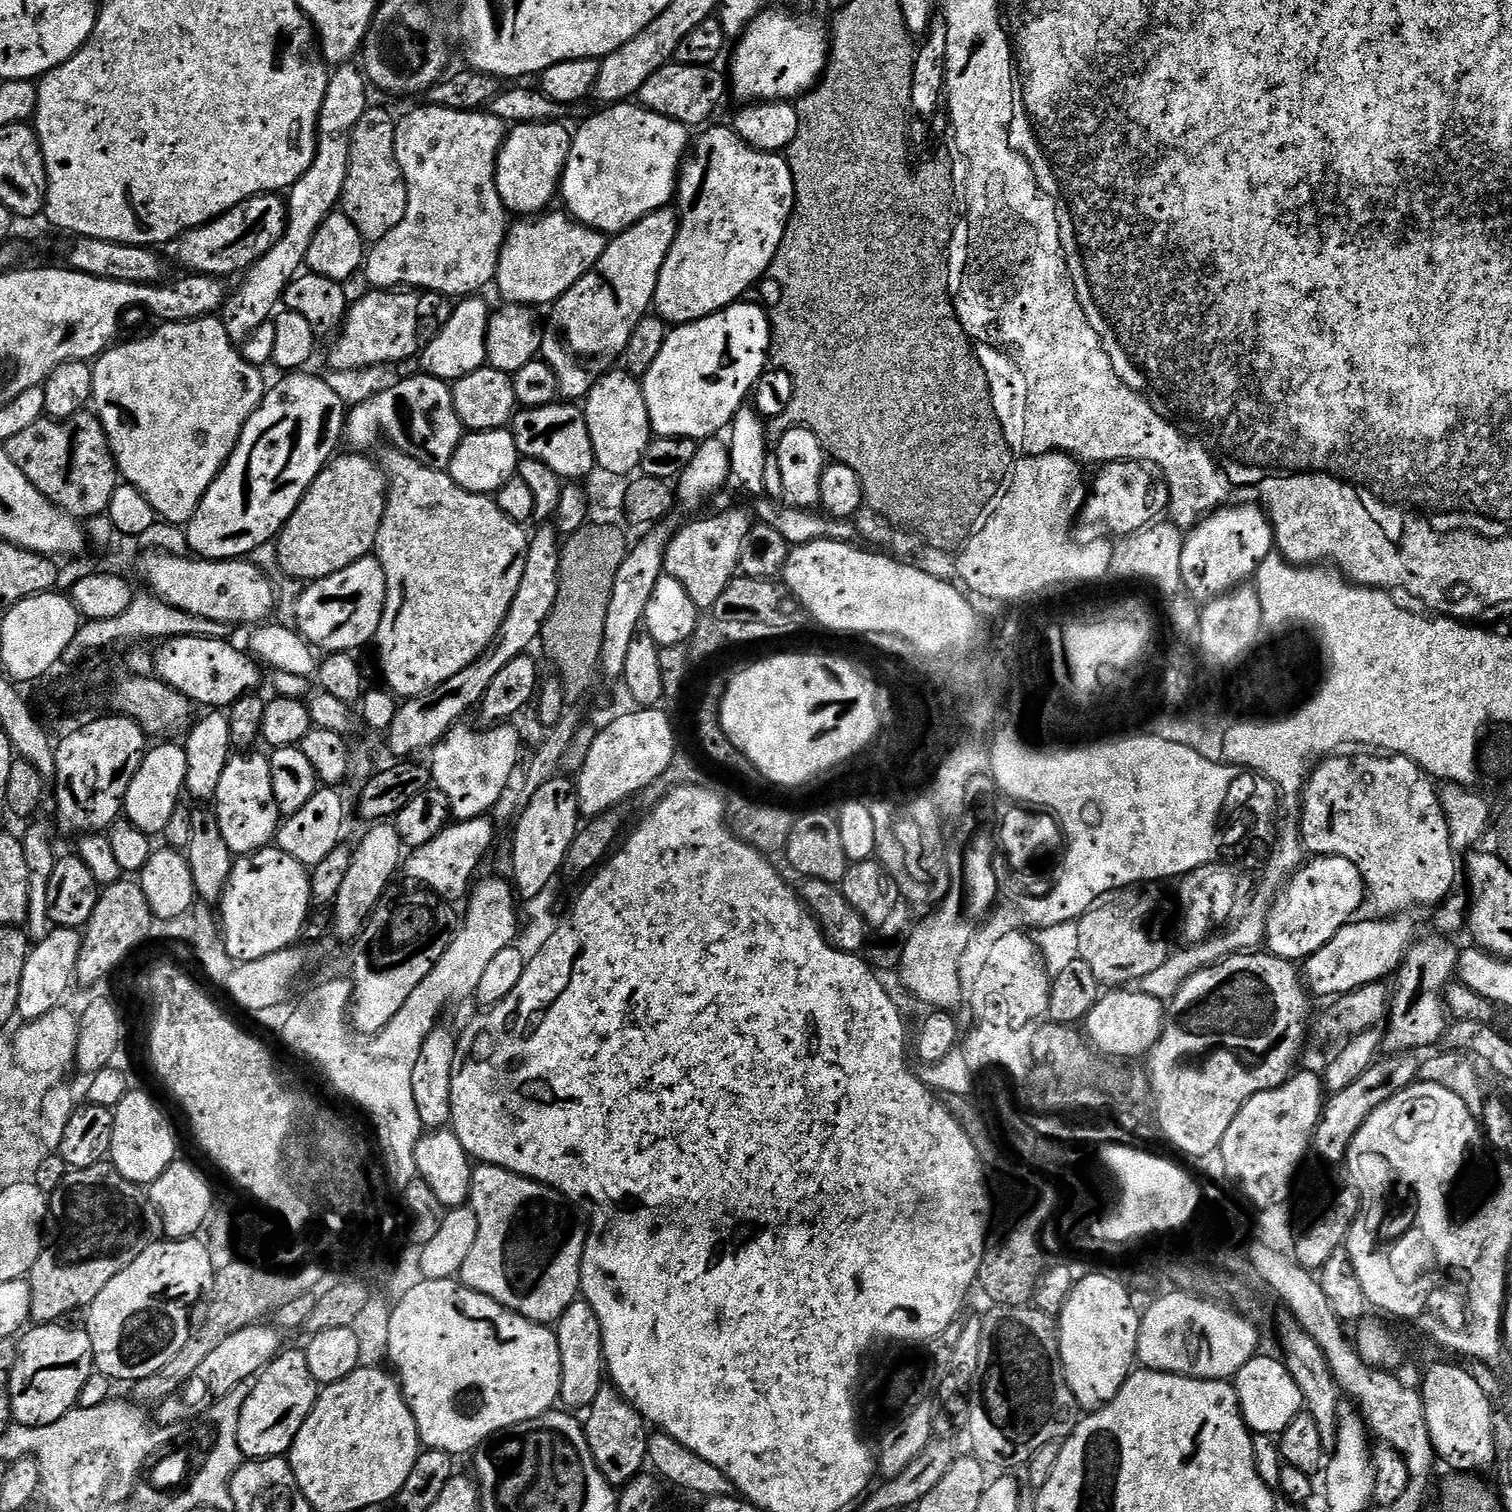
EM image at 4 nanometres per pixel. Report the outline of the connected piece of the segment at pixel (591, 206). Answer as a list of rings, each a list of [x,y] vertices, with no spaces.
[[[636,102],[613,104],[600,111],[583,121],[577,127],[580,129],[575,129],[570,158],[564,167],[564,177],[560,179],[558,192],[562,200],[564,196],[563,207],[573,220],[579,220],[587,228],[615,234],[625,232],[646,214],[667,208],[673,203],[680,165],[690,147],[690,136],[688,140],[689,129],[685,125],[652,112],[649,108],[642,108]]]

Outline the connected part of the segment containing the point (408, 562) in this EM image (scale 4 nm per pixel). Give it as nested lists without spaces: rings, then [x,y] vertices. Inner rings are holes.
[[[385,447],[382,467],[385,476],[388,477],[388,501],[382,514],[382,522],[378,526],[378,538],[374,555],[379,560],[382,570],[386,574],[386,602],[382,622],[376,631],[374,648],[380,651],[380,668],[384,671],[383,683],[397,697],[411,698],[423,696],[431,688],[437,688],[442,682],[454,678],[458,670],[466,670],[470,662],[478,659],[485,650],[492,645],[492,639],[498,634],[506,614],[510,610],[510,602],[514,602],[514,594],[518,594],[518,586],[522,582],[522,570],[526,570],[526,554],[528,553],[529,533],[521,525],[516,524],[502,510],[498,510],[495,499],[491,495],[480,496],[476,492],[467,492],[454,482],[454,478],[447,471],[439,468],[431,468],[414,458],[410,458],[401,452],[399,448]]]

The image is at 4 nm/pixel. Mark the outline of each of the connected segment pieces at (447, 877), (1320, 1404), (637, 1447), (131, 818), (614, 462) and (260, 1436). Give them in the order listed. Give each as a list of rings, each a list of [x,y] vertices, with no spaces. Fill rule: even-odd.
[[[479,816],[473,820],[462,820],[449,823],[448,827],[443,828],[432,842],[426,842],[426,846],[418,846],[407,853],[406,859],[402,864],[402,872],[408,875],[409,881],[423,886],[427,891],[435,894],[445,902],[451,900],[463,901],[469,895],[473,887],[474,879],[472,875],[480,868],[480,863],[485,863],[486,857],[493,851],[493,843],[498,835],[498,828],[488,816]]]
[[[1280,1310],[1276,1316],[1276,1324],[1280,1327],[1280,1348],[1284,1351],[1283,1362],[1290,1370],[1290,1378],[1298,1382],[1298,1390],[1302,1390],[1303,1411],[1308,1412],[1310,1418],[1314,1418],[1324,1451],[1331,1454],[1336,1450],[1336,1435],[1342,1415],[1342,1407],[1340,1408],[1342,1393],[1330,1370],[1330,1362],[1326,1362],[1326,1354],[1322,1354],[1322,1346],[1318,1346],[1318,1342],[1314,1342],[1314,1338],[1306,1334],[1306,1330],[1292,1317],[1291,1312]]]
[[[612,1384],[599,1388],[585,1416],[582,1427],[595,1465],[612,1487],[624,1487],[643,1471],[642,1466],[645,1467],[650,1435],[647,1421]]]
[[[160,742],[157,748],[149,747],[144,753],[144,761],[140,764],[140,768],[134,774],[134,778],[128,787],[128,793],[124,795],[123,815],[134,826],[138,826],[138,830],[142,830],[149,838],[159,837],[165,830],[166,824],[170,820],[173,810],[178,807],[180,794],[184,792],[184,782],[186,776],[186,754],[183,745],[164,744],[168,742]]]
[[[609,370],[597,378],[593,388],[583,398],[582,407],[586,426],[590,430],[590,442],[594,446],[596,467],[628,478],[639,469],[642,458],[646,454],[646,448],[650,446],[650,442],[654,438],[654,433],[650,422],[650,410],[646,406],[646,398],[644,397],[643,383],[637,377],[631,376],[626,370],[616,371]]]
[[[281,1351],[280,1355],[255,1377],[254,1383],[247,1389],[247,1394],[238,1418],[240,1453],[248,1460],[269,1460],[271,1456],[287,1457],[294,1438],[298,1430],[302,1430],[302,1422],[306,1422],[318,1395],[318,1385],[310,1374],[310,1366],[306,1366],[304,1351]]]

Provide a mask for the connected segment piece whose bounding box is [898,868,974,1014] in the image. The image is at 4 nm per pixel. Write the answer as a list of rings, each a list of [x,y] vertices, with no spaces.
[[[964,868],[948,869],[949,888],[937,903],[937,910],[922,919],[903,943],[903,956],[898,976],[904,987],[920,994],[921,1000],[937,1011],[957,1013],[962,1006],[964,983],[960,976],[961,960],[973,940],[974,927],[965,915],[966,893],[963,888]]]

